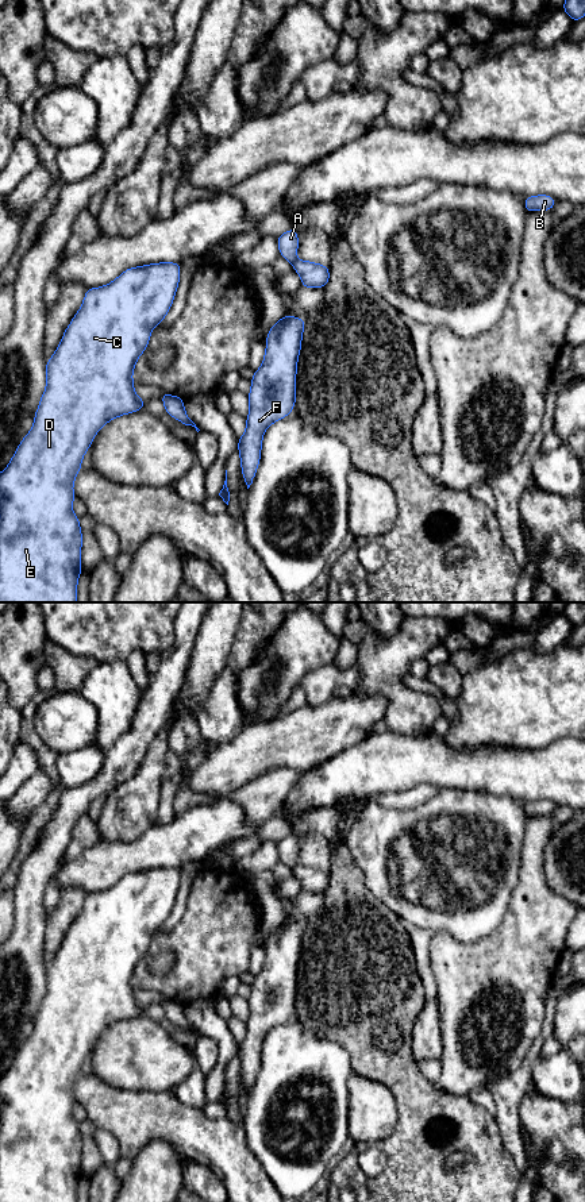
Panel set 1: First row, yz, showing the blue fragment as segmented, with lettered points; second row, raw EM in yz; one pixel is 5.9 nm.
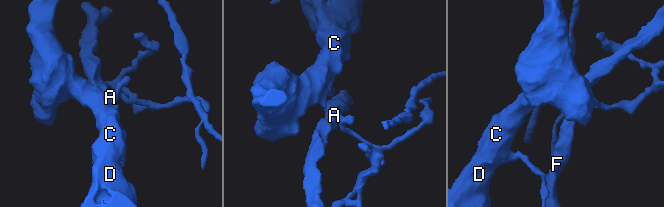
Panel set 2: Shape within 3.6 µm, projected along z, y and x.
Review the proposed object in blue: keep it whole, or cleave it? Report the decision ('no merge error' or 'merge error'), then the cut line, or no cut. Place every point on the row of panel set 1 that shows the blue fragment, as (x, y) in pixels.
merge error; cut yz (296, 259), (292, 265)

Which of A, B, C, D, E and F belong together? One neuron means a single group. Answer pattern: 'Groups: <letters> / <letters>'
Groups: A B C D E / F

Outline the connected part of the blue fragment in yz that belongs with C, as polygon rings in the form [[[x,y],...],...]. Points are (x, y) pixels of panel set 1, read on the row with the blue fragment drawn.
[[[159,262],[126,269],[108,285],[85,290],[84,301],[63,331],[54,355],[46,361],[46,389],[30,432],[0,473],[0,602],[77,602],[82,571],[82,531],[73,513],[73,484],[96,434],[111,420],[146,408],[134,392],[132,373],[150,342],[151,331],[172,308],[181,263]]]

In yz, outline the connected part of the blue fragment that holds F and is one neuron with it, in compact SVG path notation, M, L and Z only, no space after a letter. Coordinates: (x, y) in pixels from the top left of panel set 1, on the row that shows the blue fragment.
M282 316L266 335L262 365L251 377L246 431L238 439L242 475L247 489L259 466L265 431L285 419L296 405L297 359L305 320Z

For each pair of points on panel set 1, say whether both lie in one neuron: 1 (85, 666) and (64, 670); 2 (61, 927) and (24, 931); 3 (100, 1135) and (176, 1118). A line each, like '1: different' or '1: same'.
1: same
2: different
3: different

